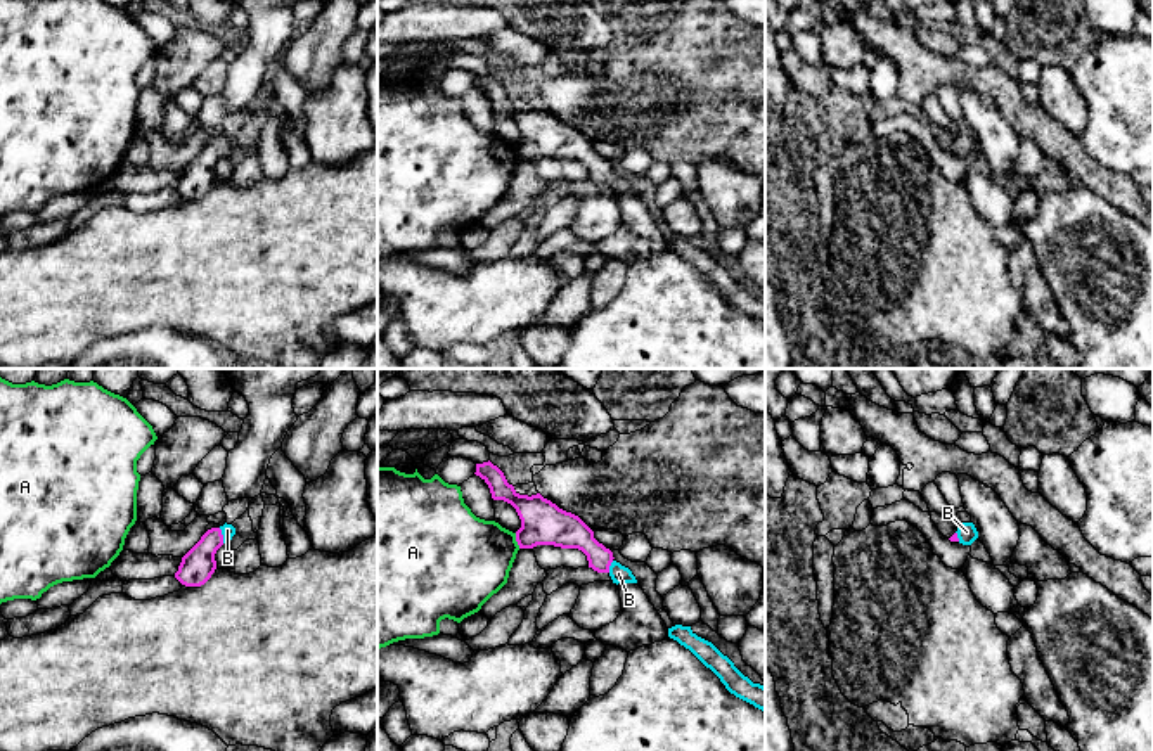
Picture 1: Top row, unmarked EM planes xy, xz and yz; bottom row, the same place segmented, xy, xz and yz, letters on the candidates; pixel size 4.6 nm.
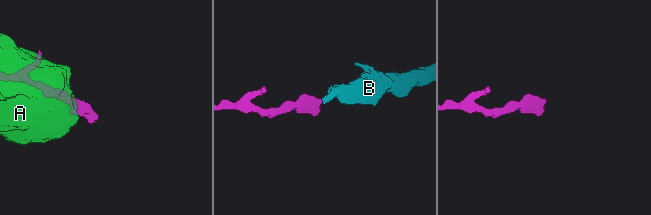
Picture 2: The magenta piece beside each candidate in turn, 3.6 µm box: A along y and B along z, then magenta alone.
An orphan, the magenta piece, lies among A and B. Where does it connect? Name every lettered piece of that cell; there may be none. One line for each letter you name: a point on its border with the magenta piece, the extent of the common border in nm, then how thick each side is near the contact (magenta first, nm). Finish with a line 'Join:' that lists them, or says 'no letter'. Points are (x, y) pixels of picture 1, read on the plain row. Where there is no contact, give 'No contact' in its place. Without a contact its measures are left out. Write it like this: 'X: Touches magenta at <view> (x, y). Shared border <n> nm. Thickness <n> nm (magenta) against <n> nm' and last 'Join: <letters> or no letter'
B: Touches magenta at xy (222, 147). Shared border 80 nm. Thickness 160 nm (magenta) against 60 nm
Join: B

